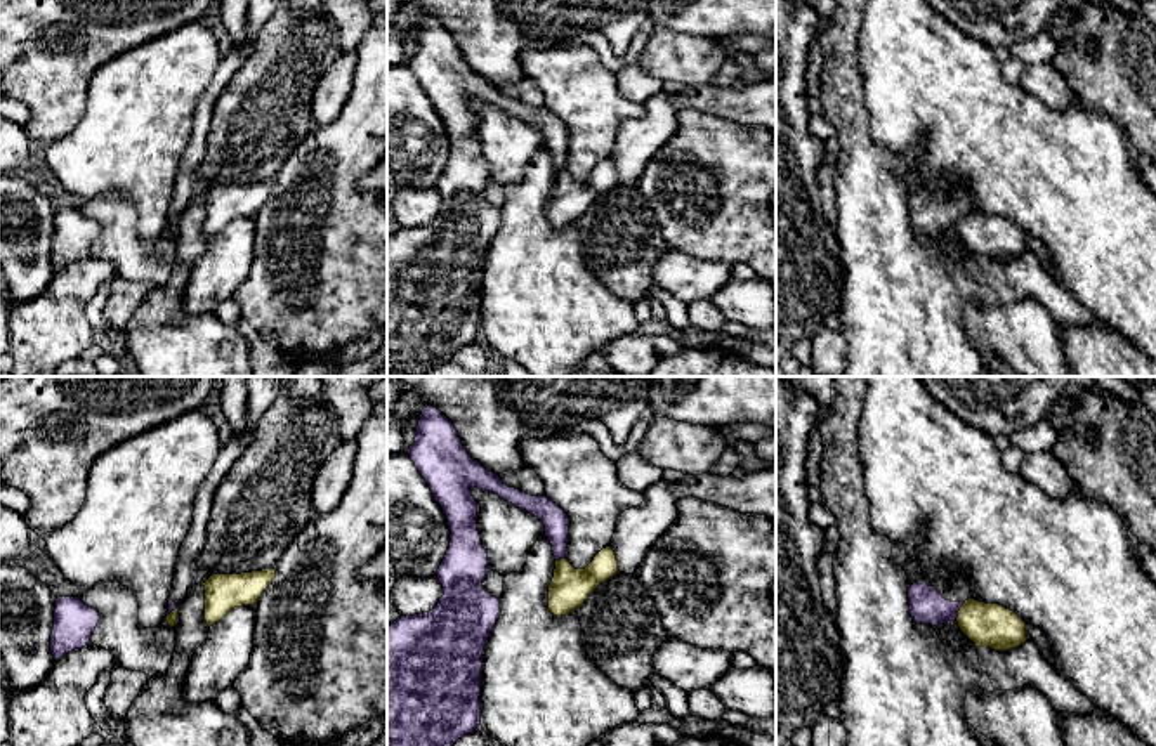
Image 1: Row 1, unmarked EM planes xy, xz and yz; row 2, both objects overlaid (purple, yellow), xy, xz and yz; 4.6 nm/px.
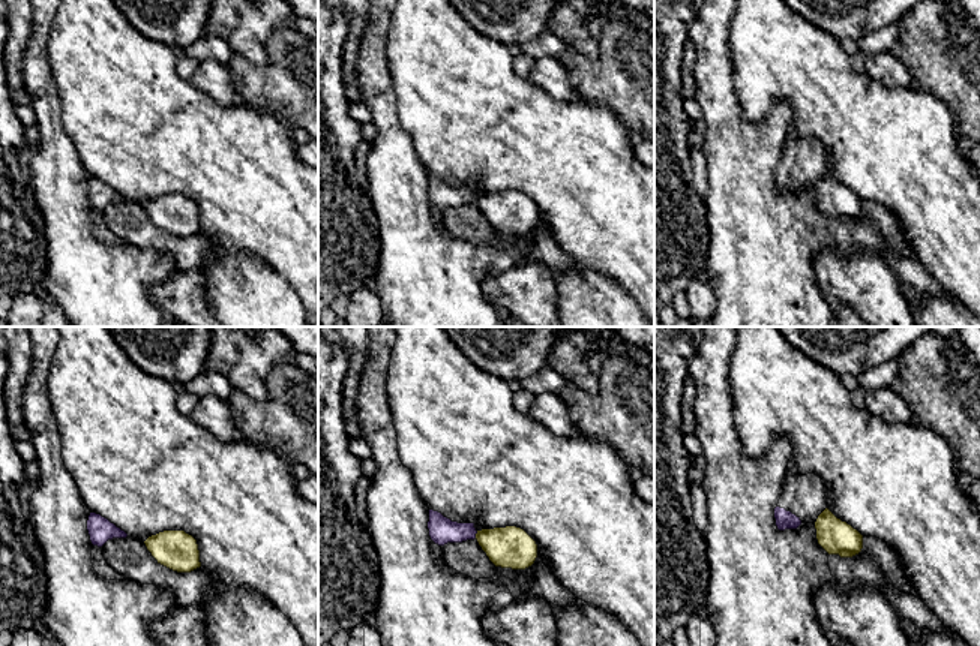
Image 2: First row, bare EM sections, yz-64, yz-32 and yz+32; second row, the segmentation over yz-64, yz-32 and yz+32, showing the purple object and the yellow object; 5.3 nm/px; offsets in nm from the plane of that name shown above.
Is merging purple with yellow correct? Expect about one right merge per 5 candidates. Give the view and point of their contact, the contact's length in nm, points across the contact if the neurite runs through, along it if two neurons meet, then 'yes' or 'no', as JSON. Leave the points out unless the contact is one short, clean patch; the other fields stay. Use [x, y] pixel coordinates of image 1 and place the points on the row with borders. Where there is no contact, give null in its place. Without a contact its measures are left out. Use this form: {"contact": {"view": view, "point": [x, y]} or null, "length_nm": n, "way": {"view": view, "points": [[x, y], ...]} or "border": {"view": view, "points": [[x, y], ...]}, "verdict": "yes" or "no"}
{"contact": {"view": "yz", "point": [958, 609]}, "length_nm": 90, "border": {"view": "yz", "points": [[964, 602], [955, 618]]}, "verdict": "no"}

